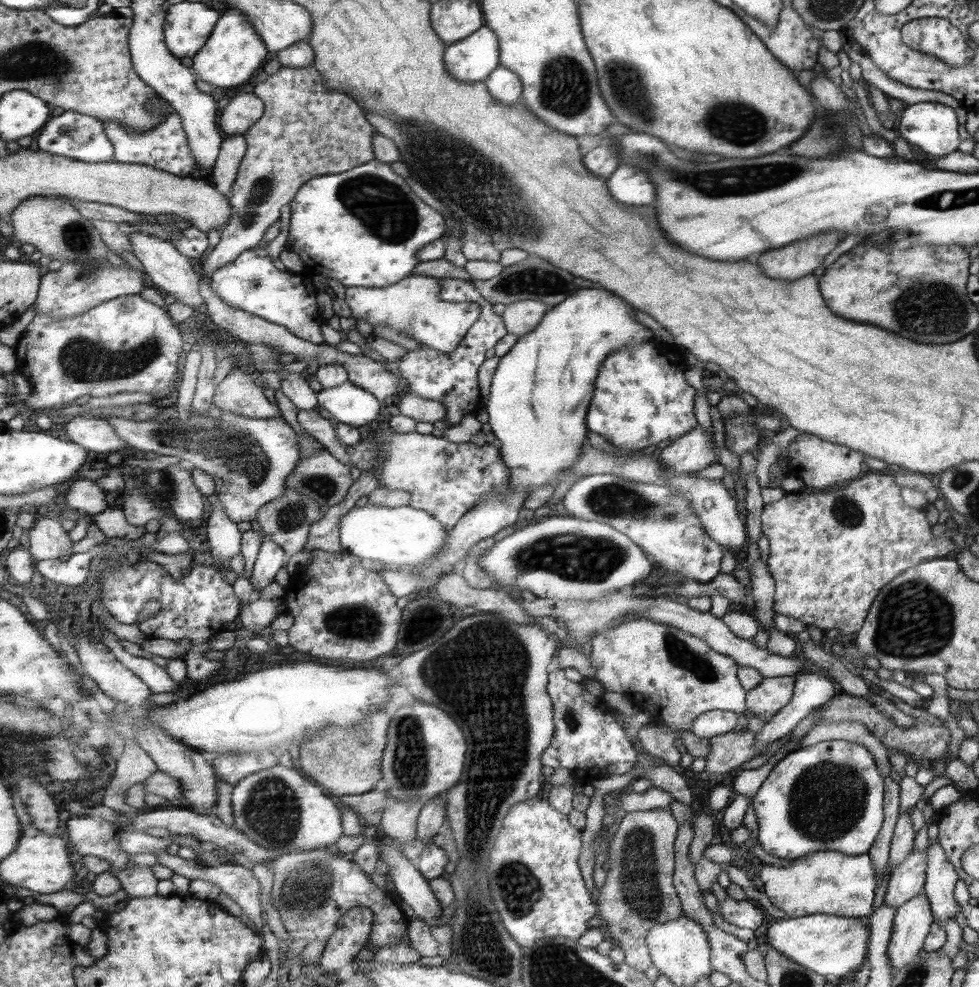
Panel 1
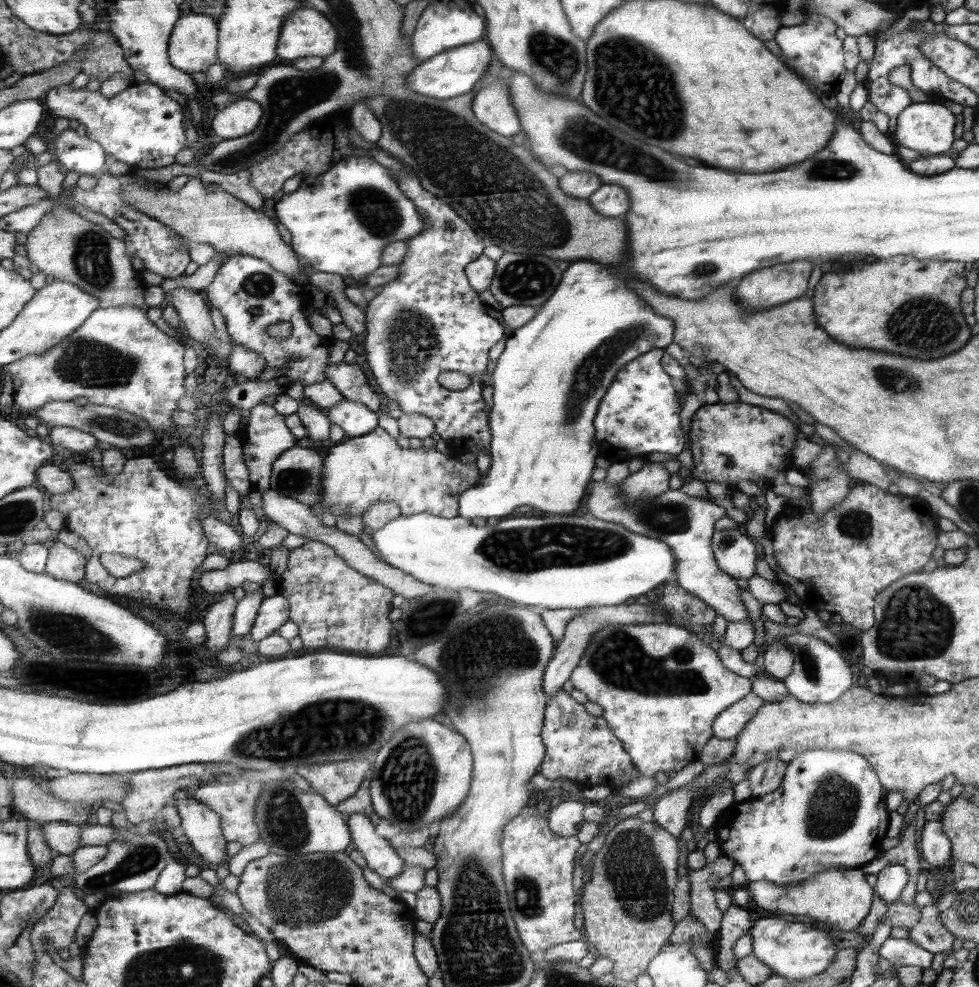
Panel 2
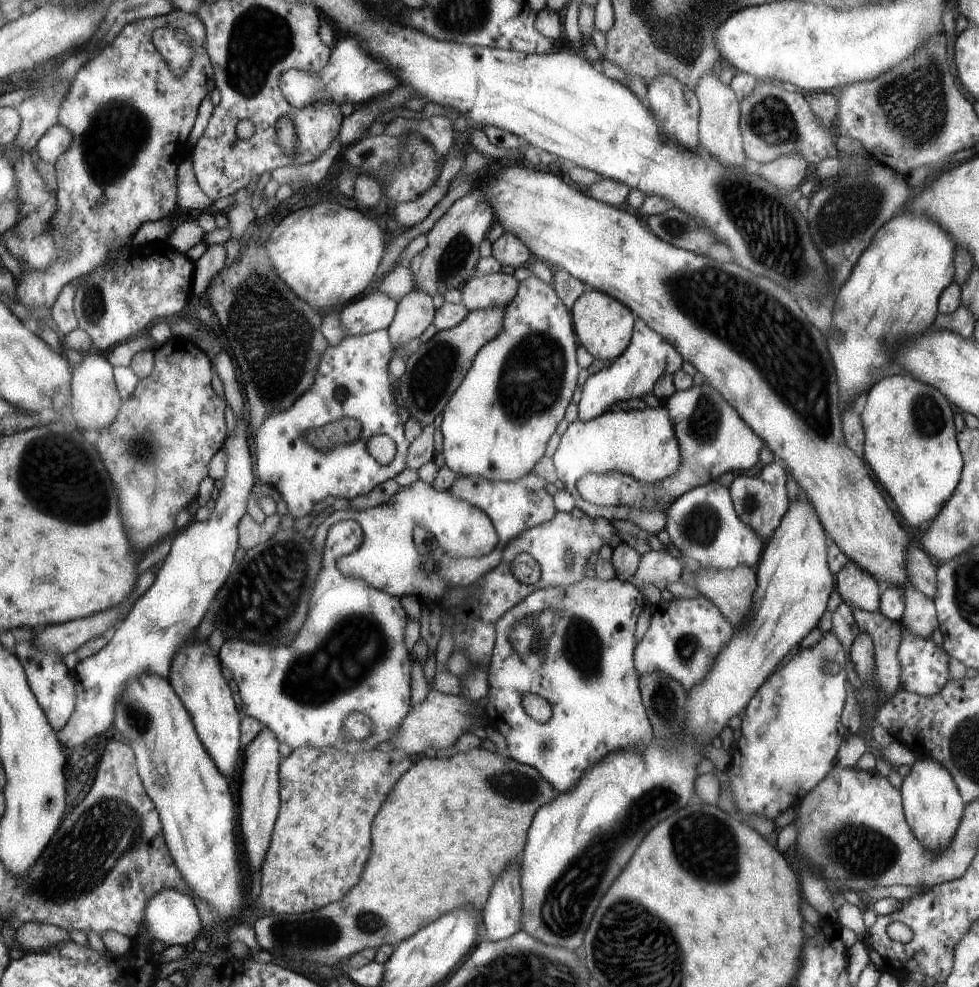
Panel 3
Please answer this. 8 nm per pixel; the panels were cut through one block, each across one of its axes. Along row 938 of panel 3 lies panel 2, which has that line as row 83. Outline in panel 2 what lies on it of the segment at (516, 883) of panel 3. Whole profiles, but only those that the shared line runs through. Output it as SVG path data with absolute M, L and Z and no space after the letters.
M503 77L489 84L483 84L474 98L474 114L484 126L502 134L514 136L521 131L521 121L511 103Z

